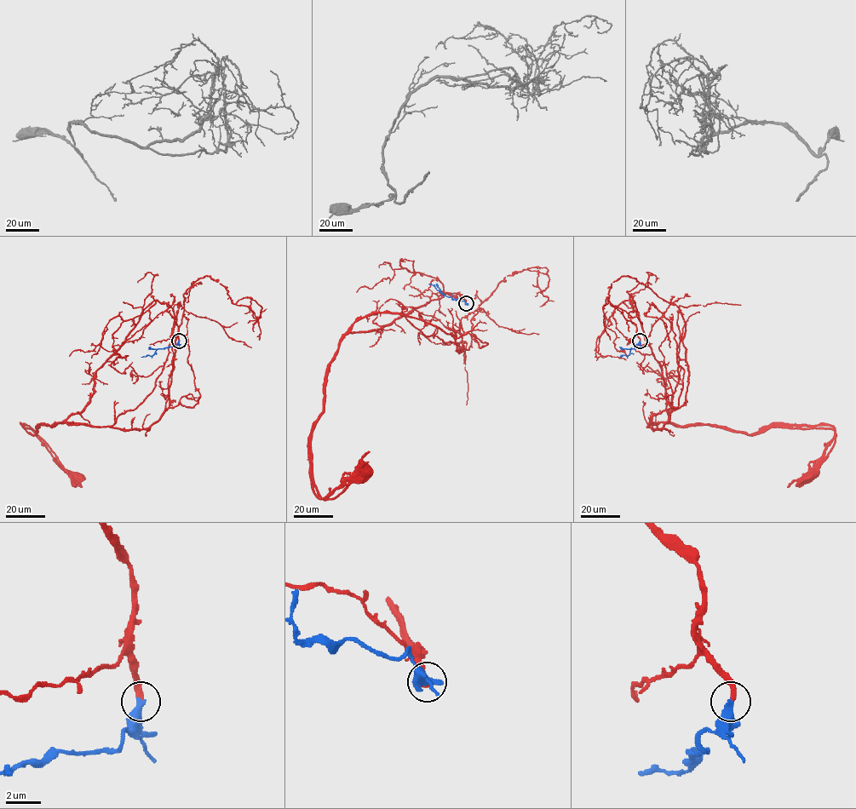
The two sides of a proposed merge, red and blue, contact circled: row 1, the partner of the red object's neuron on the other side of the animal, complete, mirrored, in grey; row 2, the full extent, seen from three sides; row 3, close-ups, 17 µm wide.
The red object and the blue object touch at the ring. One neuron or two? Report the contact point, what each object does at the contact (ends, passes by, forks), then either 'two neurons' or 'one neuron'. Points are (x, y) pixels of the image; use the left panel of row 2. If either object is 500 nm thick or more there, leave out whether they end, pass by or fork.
place (179, 341); red ends; blue ends; one neuron

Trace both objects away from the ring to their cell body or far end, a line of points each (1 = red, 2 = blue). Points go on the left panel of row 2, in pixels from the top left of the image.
1: (179, 341), (168, 306), (153, 301), (96, 371), (80, 412), (34, 434), (23, 427), (77, 476)
2: (179, 341), (175, 346), (158, 348), (152, 356), (141, 357)

